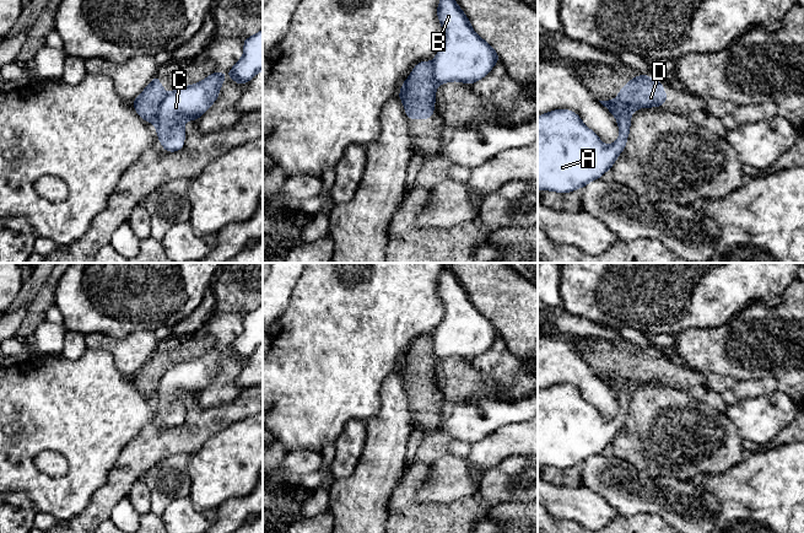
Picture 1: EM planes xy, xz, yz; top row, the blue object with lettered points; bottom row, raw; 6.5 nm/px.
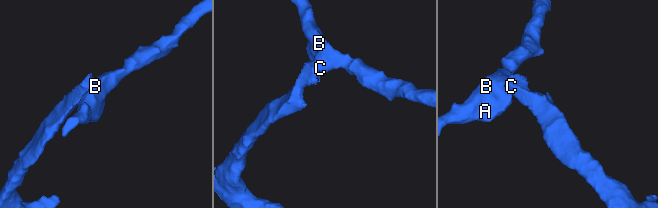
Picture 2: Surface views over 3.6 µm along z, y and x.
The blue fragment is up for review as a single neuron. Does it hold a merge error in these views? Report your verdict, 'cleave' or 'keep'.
cleave

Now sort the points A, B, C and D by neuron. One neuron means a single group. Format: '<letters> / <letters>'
A B C / D

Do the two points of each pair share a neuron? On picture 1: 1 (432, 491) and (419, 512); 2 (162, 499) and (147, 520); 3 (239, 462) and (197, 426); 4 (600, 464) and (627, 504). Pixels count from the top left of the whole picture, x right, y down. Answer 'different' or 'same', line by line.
1: different
2: different
3: different
4: same

